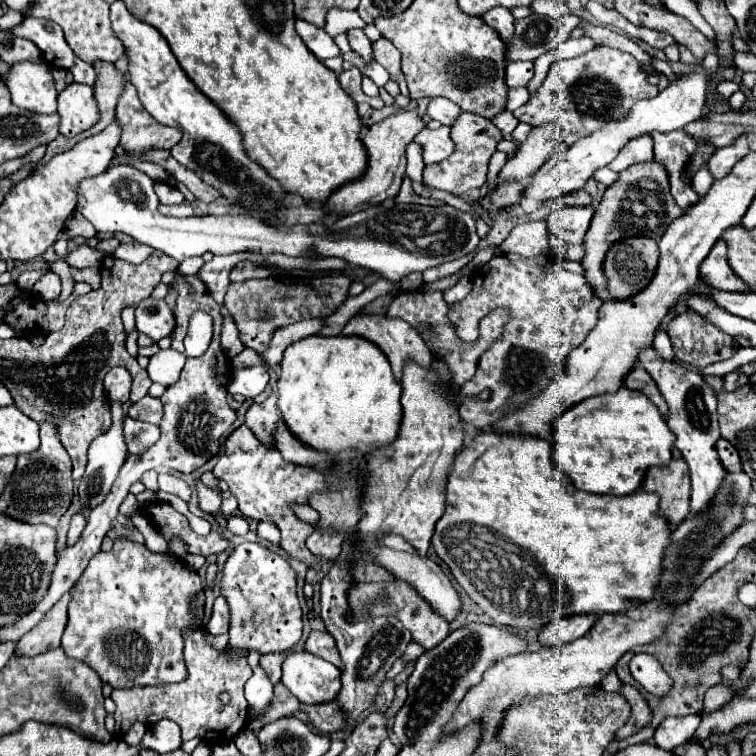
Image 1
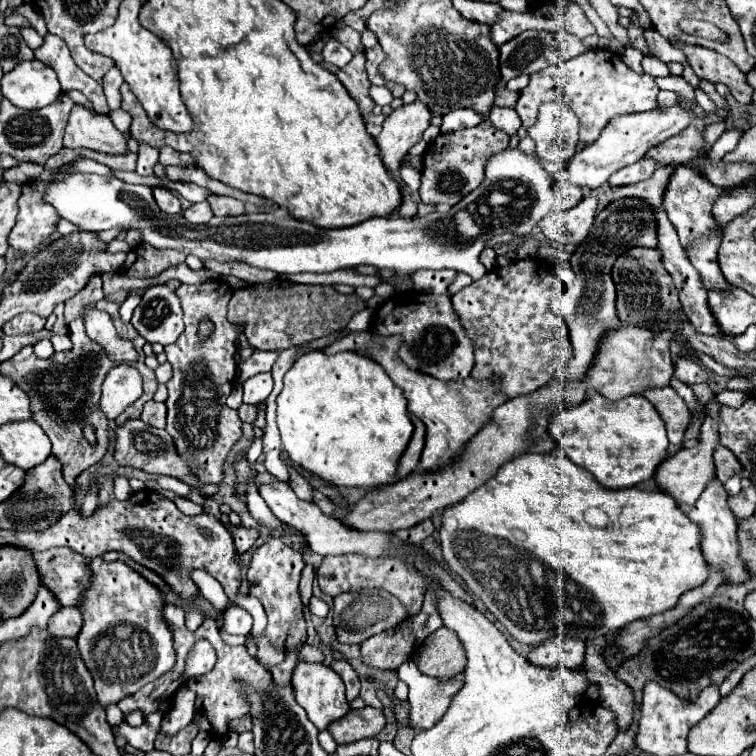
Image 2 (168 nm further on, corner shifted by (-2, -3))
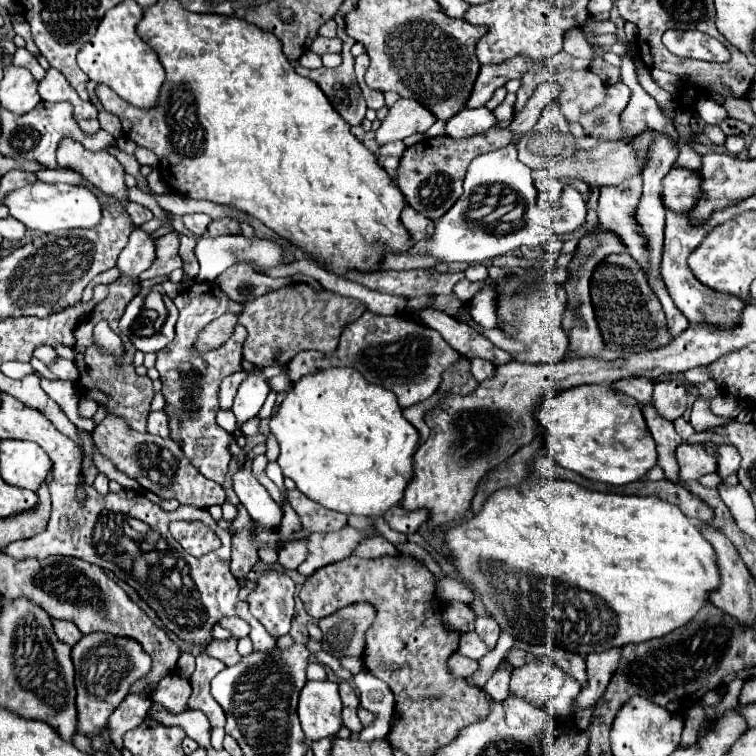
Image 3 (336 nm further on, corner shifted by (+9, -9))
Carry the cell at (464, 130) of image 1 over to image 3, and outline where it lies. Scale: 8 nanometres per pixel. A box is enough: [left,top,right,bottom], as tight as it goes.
[396,126,522,220]

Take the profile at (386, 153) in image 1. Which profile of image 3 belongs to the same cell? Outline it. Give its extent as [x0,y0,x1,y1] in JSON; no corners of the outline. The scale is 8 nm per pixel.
[376,98,436,146]

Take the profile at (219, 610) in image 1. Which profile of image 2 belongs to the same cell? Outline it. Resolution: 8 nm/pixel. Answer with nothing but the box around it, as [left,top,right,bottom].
[223,604,253,636]

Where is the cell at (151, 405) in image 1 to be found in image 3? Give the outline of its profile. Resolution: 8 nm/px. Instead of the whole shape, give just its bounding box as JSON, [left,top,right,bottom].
[148,412,170,436]

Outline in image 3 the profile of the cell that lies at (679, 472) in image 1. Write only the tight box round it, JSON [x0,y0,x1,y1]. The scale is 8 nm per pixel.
[676,443,717,480]

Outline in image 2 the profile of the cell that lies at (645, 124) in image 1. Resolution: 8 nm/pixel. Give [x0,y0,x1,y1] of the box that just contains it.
[567,102,697,188]

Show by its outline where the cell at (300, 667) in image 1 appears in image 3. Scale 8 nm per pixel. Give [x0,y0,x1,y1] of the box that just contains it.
[298,682,342,740]

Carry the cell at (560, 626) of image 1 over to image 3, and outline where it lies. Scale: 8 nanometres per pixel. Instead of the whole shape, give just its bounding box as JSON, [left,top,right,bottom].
[510,658,566,708]

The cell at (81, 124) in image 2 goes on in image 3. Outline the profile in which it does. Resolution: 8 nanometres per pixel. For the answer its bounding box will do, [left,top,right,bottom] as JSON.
[58,138,128,200]

